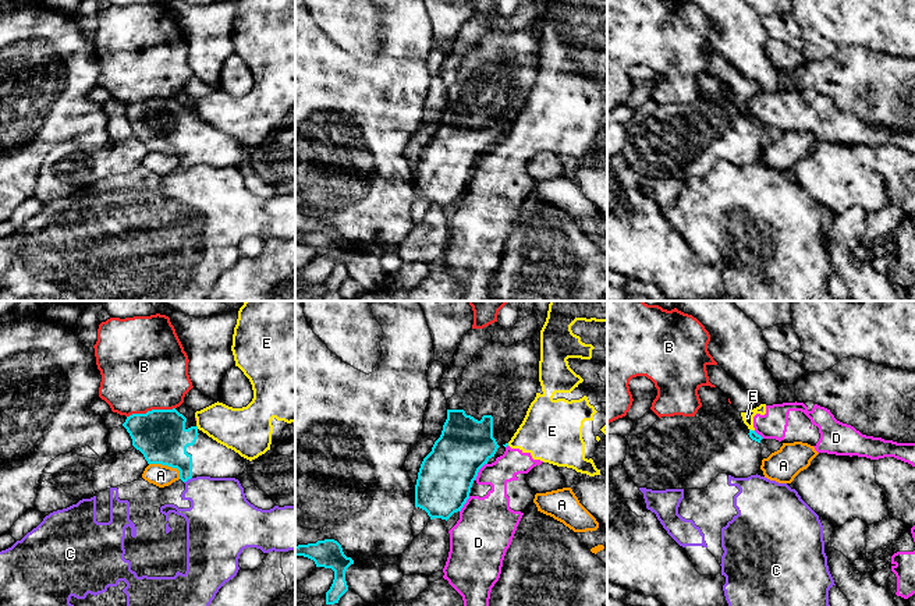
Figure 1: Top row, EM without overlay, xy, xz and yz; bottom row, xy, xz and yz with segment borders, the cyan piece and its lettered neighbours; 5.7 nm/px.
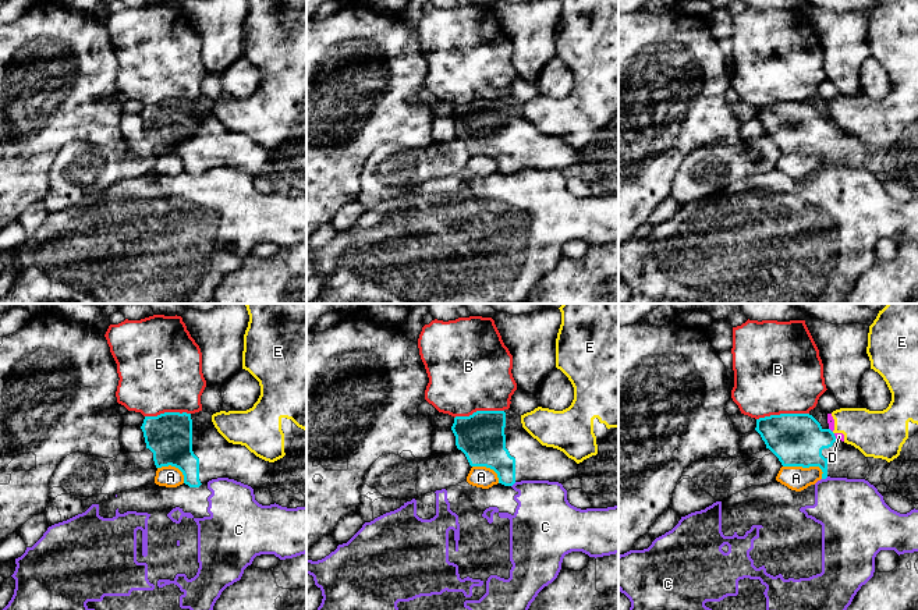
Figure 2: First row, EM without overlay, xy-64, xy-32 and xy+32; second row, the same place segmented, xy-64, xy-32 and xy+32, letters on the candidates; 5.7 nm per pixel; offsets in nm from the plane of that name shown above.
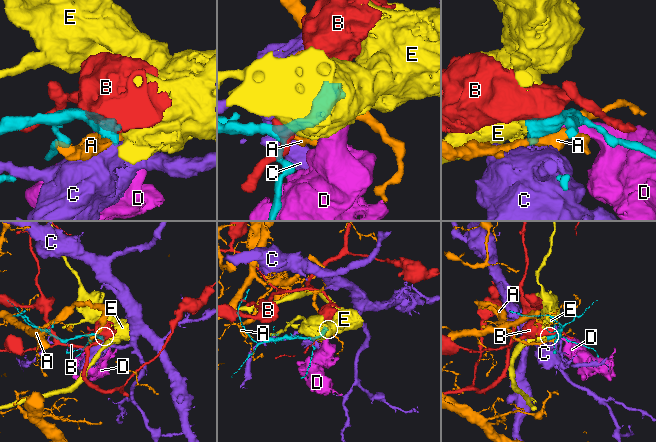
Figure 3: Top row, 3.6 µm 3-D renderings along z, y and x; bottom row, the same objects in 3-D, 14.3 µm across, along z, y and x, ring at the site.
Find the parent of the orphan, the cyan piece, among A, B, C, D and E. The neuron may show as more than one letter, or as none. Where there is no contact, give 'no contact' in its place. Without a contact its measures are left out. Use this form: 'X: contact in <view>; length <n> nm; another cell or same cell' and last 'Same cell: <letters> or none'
A: contact in xy; length 200 nm; another cell
B: contact in xy; length 280 nm; another cell
C: contact in xy; length 60 nm; another cell
D: contact in xz; length 130 nm; another cell
E: contact in yz; length 40 nm; another cell
Same cell: none

